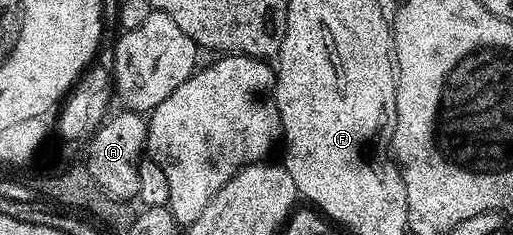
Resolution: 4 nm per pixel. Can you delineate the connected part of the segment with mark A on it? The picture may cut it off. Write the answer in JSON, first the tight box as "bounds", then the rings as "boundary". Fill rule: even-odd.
{"bounds":[85,109,149,201],"boundary":[[[121,109],[118,112],[118,115],[110,114],[88,138],[87,146],[89,148],[85,151],[85,163],[89,166],[89,175],[97,182],[98,189],[106,191],[111,197],[110,200],[133,201],[137,199],[137,190],[139,189],[139,169],[137,167],[141,164],[147,151],[145,138],[149,129],[144,114],[128,109]]]}

